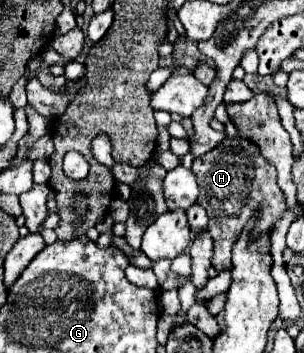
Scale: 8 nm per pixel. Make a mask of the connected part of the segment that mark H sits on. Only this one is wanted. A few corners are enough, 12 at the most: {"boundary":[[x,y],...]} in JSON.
{"boundary":[[224,139],[194,159],[212,265],[260,209],[260,229],[286,209],[276,169],[254,143]]}

